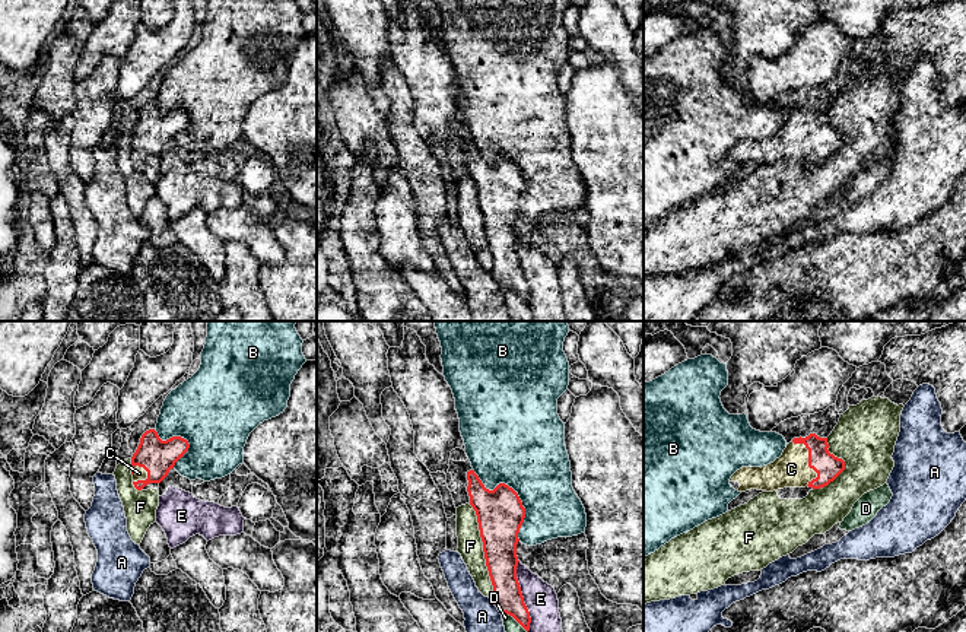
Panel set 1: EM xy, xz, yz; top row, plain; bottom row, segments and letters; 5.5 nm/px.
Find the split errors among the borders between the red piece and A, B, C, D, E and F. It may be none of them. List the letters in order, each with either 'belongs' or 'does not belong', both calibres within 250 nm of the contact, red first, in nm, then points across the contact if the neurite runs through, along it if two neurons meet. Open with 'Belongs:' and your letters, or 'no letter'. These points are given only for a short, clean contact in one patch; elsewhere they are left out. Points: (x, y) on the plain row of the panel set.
Belongs: C
A: does not belong; 170 nm thick on the red side, 220 nm on the other
B: does not belong; 260 nm thick on the red side, 440 nm on the other
C: belongs; 140 nm thick on the red side, 190 nm on the other; runs through yz (828, 140), (816, 140), (809, 133), (791, 142)
D: does not belong; 170 nm thick on the red side, 120 nm on the other
E: does not belong; 180 nm thick on the red side, 180 nm on the other
F: does not belong; 260 nm thick on the red side, 140 nm on the other

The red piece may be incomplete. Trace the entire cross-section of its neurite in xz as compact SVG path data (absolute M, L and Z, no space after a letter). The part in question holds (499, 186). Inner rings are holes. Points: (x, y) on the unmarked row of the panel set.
M474 143L467 144L470 178L476 184L486 239L493 258L492 276L501 286L512 289L527 305L530 285L517 251L518 206L525 181L518 166L505 156L493 163L484 161Z

